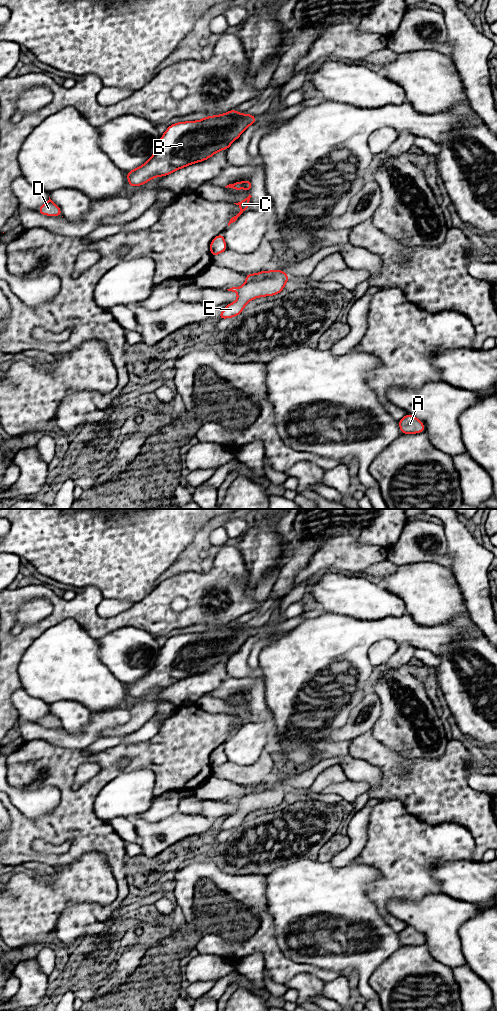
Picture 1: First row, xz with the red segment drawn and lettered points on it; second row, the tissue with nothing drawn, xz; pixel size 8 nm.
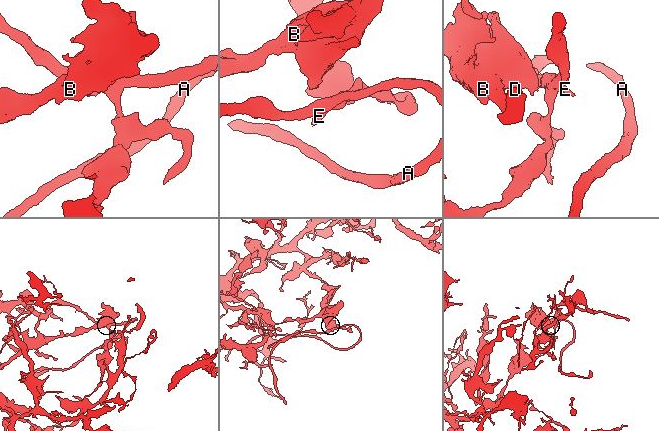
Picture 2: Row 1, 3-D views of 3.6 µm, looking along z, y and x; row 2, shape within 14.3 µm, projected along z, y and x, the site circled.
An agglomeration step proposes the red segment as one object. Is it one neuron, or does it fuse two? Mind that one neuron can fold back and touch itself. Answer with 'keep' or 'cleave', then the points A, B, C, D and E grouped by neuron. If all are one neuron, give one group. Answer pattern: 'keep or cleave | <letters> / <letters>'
cleave | A / B C D E

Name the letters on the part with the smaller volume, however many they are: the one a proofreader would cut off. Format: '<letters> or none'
A

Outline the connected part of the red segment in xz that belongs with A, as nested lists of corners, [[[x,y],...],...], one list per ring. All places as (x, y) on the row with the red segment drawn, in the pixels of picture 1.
[[[406,414],[398,421],[402,434],[422,433],[425,430],[424,424],[415,416]]]

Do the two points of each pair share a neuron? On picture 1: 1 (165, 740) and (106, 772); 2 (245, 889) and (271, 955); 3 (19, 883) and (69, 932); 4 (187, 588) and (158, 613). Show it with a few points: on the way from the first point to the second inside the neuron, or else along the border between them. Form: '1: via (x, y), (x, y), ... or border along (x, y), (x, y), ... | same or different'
1: via (149, 752), (121, 752), (117, 756) | same
2: via (257, 905), (266, 922), (266, 939) | same
3: border along (74, 904), (67, 907), (54, 931) | different
4: via (178, 588), (161, 604) | same

